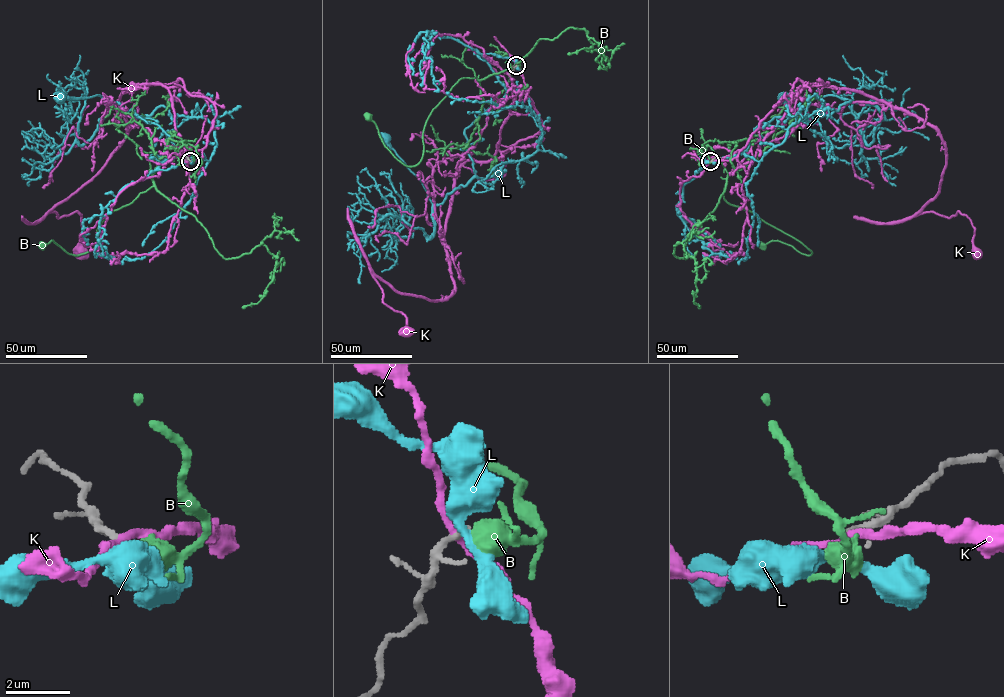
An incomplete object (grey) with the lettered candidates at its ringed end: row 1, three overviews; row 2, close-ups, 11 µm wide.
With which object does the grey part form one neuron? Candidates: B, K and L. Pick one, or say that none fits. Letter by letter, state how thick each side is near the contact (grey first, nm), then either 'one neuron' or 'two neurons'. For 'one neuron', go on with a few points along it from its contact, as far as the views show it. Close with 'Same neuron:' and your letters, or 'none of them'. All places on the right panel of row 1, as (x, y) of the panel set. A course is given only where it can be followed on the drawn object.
B: 190/750 nm | two neurons
K: 180/200 nm | two neurons
L: 190/360 nm | two neurons
Same neuron: none of them

